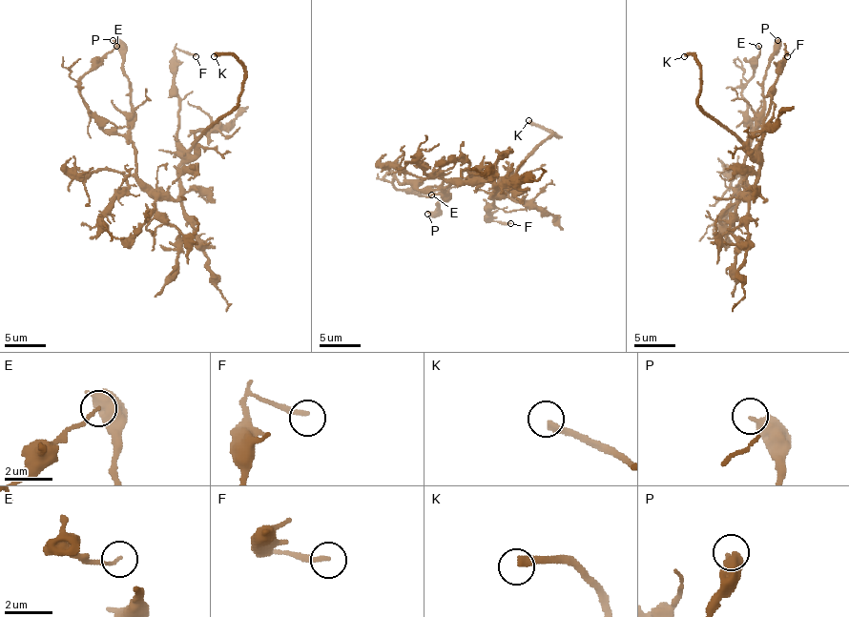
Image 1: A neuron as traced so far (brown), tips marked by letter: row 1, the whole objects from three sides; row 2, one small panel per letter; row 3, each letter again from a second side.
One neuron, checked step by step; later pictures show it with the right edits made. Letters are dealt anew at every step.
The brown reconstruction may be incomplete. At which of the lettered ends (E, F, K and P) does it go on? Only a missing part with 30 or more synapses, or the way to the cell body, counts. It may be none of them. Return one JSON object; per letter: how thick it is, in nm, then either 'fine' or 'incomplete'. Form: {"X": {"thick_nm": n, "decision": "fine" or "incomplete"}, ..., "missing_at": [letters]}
{"E": {"thick_nm": 130, "decision": "fine"}, "F": {"thick_nm": 200, "decision": "fine"}, "K": {"thick_nm": 280, "decision": "incomplete"}, "P": {"thick_nm": 440, "decision": "fine"}, "missing_at": ["K"]}

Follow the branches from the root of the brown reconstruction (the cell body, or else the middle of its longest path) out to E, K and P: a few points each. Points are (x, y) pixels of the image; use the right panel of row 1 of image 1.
E: (746, 189), (744, 155), (753, 134), (753, 120), (742, 90), (753, 79), (753, 60), (760, 50), (758, 46)
K: (746, 189), (742, 182), (758, 170), (758, 159), (698, 104), (700, 67), (693, 54), (684, 56)
P: (746, 189), (744, 155), (756, 118), (762, 112), (762, 79), (777, 40)

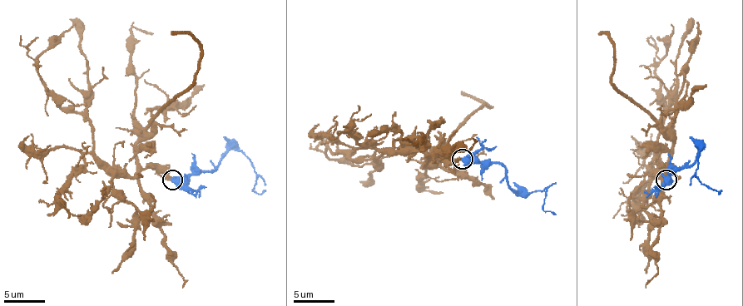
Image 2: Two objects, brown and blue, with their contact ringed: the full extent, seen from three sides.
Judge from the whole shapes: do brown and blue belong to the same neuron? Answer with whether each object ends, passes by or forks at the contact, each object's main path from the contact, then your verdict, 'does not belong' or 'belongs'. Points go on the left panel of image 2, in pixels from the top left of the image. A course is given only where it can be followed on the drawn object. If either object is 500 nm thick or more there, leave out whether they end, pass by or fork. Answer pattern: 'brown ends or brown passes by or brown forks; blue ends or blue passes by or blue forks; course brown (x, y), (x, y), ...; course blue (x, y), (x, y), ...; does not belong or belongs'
course brown (170, 180), (150, 168), (117, 176), (92, 150), (88, 120), (60, 106), (37, 71), (35, 61), (74, 25); course blue (172, 180), (215, 170), (230, 150), (238, 150), (250, 162), (256, 178), (253, 190), (265, 190); belongs

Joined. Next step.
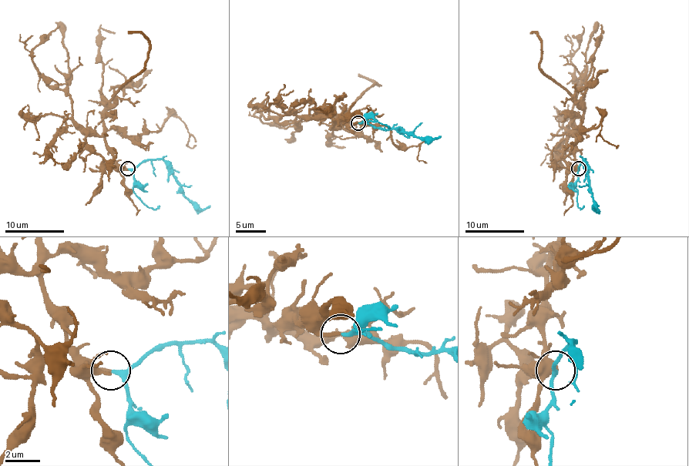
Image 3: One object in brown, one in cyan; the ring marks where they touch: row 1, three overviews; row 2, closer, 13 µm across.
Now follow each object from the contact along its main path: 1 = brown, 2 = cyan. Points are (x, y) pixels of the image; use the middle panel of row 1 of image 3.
1: (357, 122), (303, 116), (298, 121), (277, 122), (261, 115), (263, 122), (288, 127)
2: (357, 122), (365, 122), (377, 128), (399, 128), (404, 132), (411, 132), (417, 137), (438, 139), (441, 135)

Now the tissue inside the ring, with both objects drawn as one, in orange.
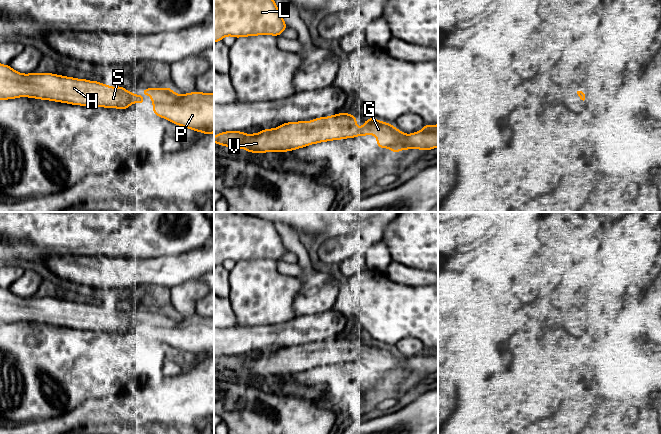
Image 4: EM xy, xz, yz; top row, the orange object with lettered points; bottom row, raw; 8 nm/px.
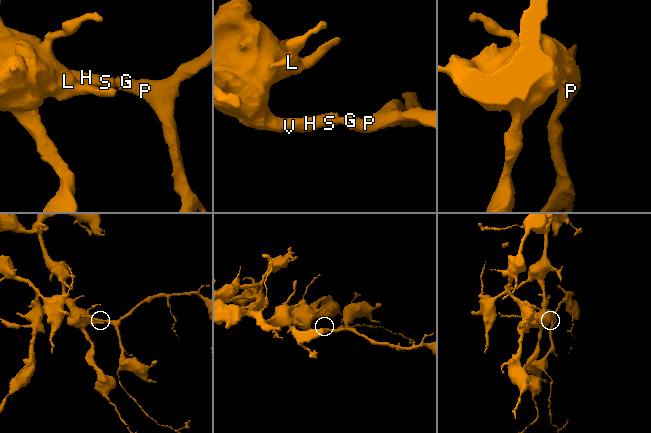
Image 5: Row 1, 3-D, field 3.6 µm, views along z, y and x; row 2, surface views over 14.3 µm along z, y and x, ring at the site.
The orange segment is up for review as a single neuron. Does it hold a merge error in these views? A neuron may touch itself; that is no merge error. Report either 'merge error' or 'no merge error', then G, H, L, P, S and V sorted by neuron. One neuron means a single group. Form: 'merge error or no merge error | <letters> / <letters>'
no merge error | G H L P S V

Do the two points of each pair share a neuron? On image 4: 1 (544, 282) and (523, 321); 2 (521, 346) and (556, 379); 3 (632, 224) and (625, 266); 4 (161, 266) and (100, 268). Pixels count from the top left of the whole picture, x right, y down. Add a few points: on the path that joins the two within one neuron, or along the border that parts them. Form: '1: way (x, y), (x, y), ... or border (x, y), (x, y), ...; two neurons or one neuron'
1: way (532, 286), (513, 305), (513, 310); one neuron
2: border (543, 333), (541, 343), (533, 354); two neurons
3: way (632, 234), (632, 244), (625, 256); one neuron
4: way (146, 269), (115, 269); one neuron

